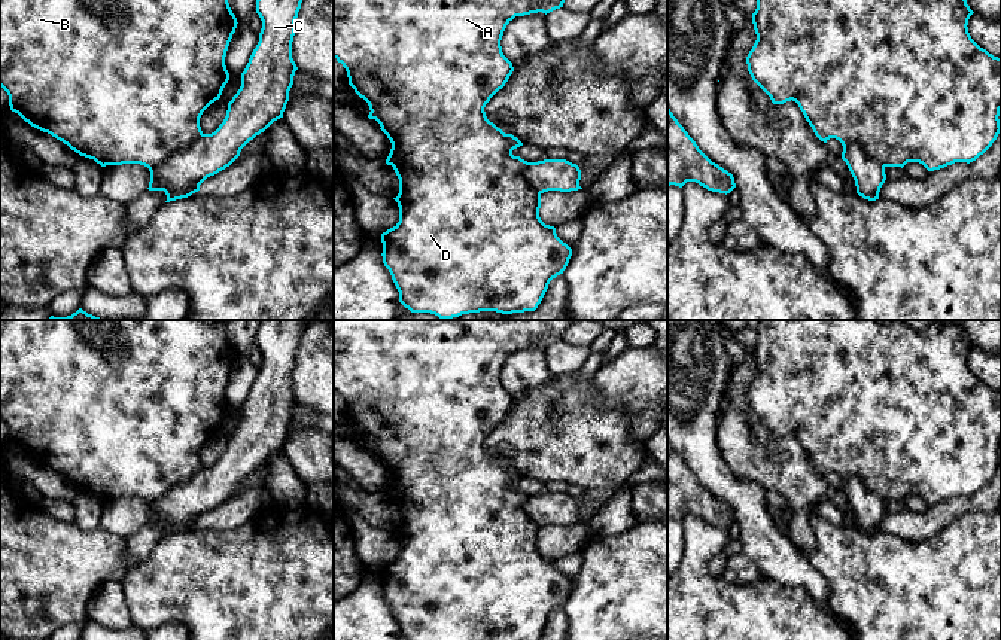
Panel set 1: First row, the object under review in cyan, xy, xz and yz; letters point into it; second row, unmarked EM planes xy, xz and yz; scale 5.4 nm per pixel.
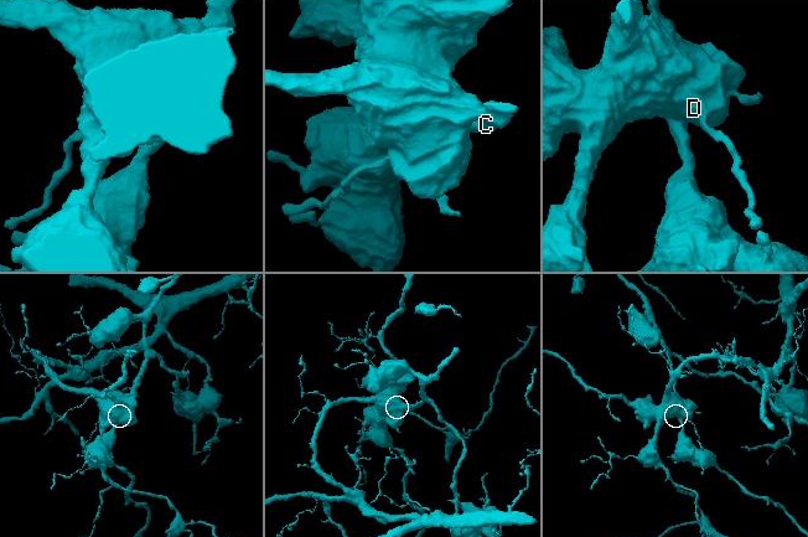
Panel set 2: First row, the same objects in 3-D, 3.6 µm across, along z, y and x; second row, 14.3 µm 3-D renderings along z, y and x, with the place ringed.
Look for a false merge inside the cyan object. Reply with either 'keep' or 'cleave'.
keep

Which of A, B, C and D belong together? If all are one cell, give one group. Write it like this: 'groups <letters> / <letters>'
groups A B C D

